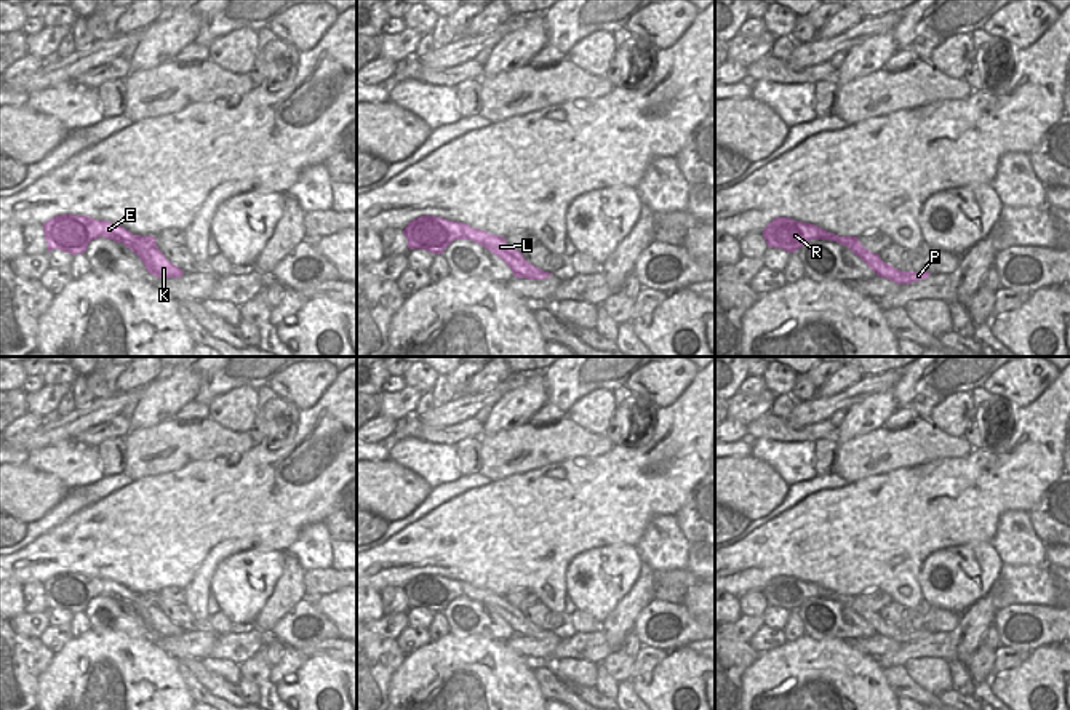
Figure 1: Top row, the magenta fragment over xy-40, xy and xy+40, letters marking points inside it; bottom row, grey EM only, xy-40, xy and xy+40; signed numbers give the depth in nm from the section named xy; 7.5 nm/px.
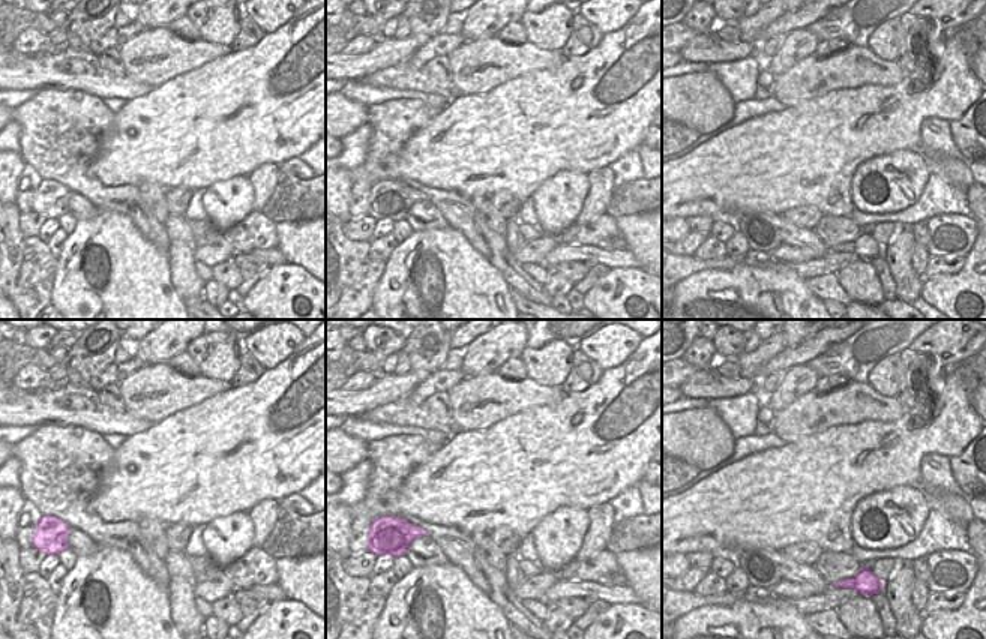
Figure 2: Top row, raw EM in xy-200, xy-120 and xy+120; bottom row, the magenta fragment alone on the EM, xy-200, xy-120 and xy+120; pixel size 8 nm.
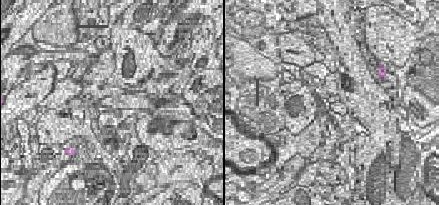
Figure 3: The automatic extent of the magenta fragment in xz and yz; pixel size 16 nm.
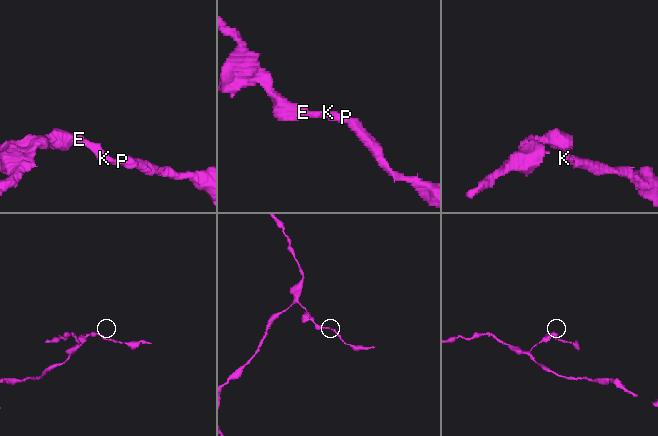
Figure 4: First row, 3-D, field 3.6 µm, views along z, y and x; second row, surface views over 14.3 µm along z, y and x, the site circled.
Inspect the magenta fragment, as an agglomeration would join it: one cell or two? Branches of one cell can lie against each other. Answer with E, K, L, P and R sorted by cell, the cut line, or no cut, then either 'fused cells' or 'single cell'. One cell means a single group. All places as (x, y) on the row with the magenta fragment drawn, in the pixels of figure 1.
groups E K L P R; cut none; single cell

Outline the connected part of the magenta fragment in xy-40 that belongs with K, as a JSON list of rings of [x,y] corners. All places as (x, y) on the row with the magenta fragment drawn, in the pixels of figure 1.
[[[62,214],[43,224],[48,253],[85,254],[88,245],[101,237],[123,243],[144,262],[147,272],[157,278],[181,278],[184,272],[171,264],[157,246],[155,237],[133,235],[114,222],[96,221],[88,216]]]

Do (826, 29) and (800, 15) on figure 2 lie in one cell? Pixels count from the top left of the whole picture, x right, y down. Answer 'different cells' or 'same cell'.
different cells

